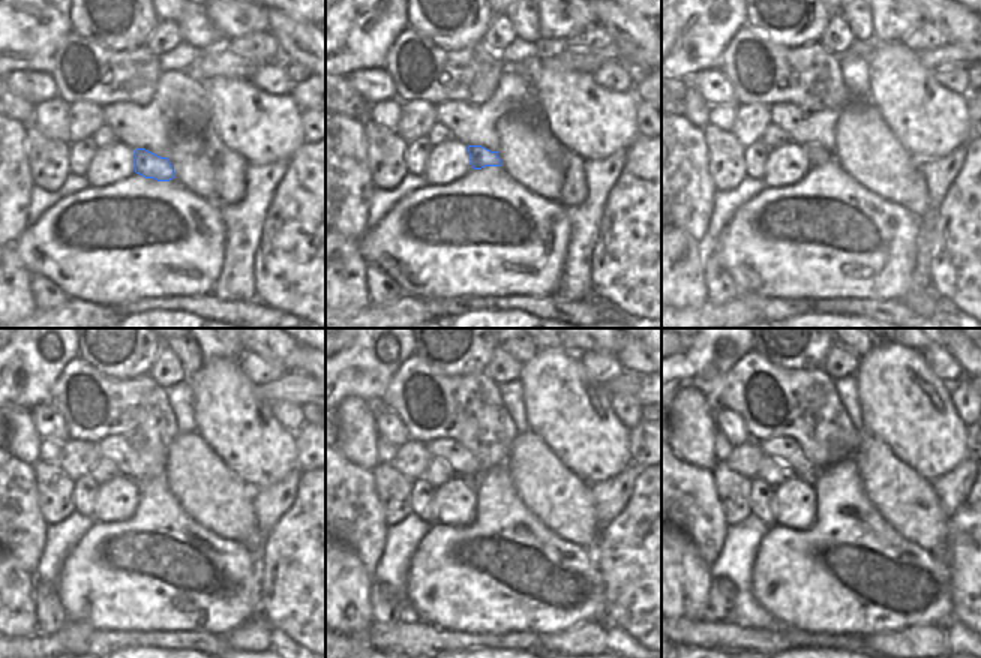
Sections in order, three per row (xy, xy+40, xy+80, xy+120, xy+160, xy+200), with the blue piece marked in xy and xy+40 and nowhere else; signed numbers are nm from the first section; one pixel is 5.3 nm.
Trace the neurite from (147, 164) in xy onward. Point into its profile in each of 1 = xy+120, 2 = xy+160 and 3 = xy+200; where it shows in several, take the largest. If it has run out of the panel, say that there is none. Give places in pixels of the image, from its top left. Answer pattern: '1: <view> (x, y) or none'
1: xy+120 (140, 484)
2: xy+160 (474, 480)
3: xy+200 (809, 475)

